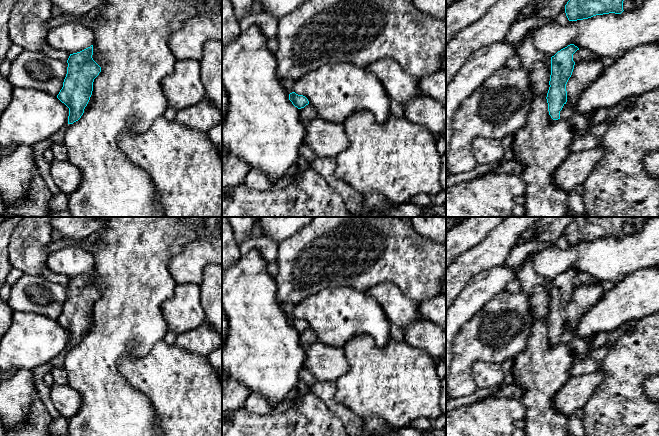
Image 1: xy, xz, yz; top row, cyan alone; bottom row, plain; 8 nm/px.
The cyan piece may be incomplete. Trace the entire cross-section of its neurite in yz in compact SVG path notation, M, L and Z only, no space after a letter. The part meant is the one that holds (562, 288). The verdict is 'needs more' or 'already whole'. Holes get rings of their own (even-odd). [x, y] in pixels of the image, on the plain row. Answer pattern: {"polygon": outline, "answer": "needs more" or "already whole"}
{"polygon": "M570 268L551 281L550 311L546 323L553 344L560 343L560 335L567 326L566 308L574 293L573 278L577 274L577 270Z", "answer": "already whole"}

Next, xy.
{"polygon": "M93 269L70 278L67 284L67 298L57 322L69 332L68 348L73 348L83 339L92 319L94 303L101 296L92 279Z", "answer": "already whole"}

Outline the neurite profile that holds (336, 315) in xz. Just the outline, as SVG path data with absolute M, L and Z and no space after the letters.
M347 287L323 289L305 298L293 308L293 316L305 320L314 332L317 341L325 345L343 348L352 338L371 336L377 347L383 348L390 341L390 322L380 304L364 291Z

